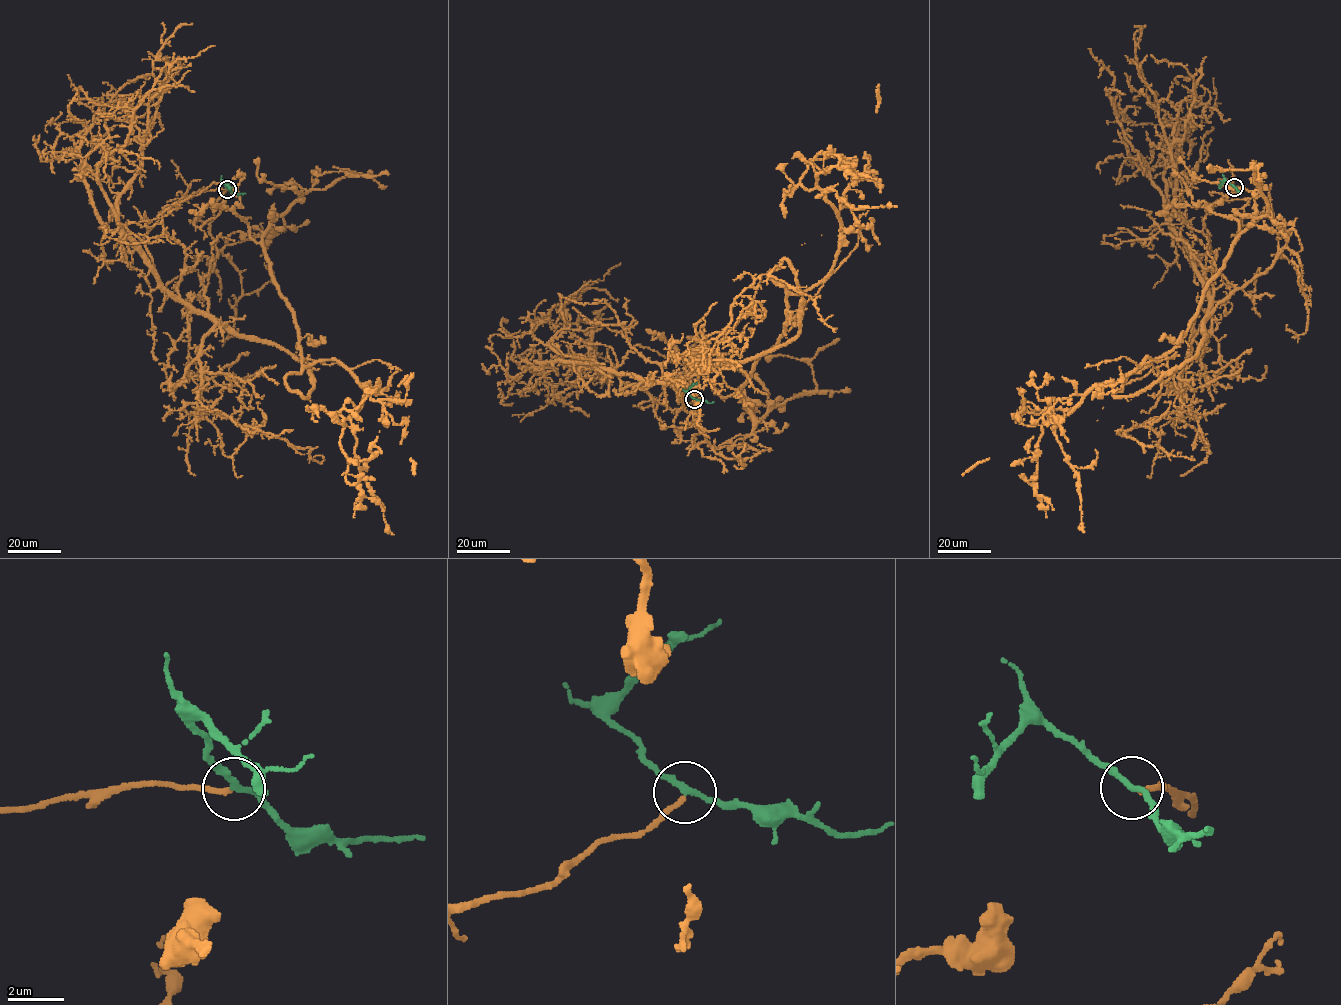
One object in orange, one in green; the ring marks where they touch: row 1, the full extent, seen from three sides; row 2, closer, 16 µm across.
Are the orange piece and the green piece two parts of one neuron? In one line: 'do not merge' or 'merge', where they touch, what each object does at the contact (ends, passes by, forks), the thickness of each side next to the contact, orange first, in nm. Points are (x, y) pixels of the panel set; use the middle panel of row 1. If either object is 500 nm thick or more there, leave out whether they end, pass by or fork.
merge; place (694, 399); orange ends; green passes by; calibres 180 and 200 nm

